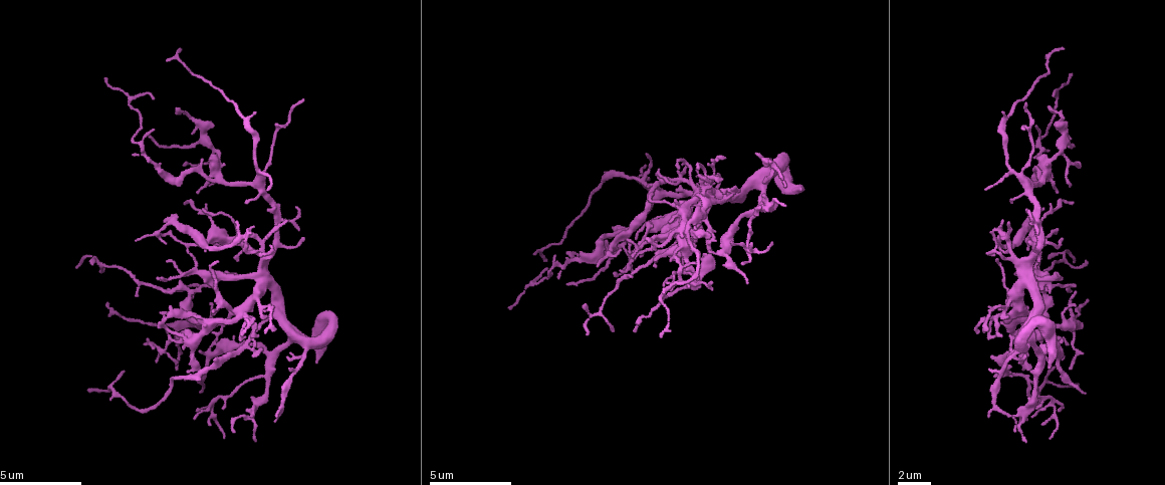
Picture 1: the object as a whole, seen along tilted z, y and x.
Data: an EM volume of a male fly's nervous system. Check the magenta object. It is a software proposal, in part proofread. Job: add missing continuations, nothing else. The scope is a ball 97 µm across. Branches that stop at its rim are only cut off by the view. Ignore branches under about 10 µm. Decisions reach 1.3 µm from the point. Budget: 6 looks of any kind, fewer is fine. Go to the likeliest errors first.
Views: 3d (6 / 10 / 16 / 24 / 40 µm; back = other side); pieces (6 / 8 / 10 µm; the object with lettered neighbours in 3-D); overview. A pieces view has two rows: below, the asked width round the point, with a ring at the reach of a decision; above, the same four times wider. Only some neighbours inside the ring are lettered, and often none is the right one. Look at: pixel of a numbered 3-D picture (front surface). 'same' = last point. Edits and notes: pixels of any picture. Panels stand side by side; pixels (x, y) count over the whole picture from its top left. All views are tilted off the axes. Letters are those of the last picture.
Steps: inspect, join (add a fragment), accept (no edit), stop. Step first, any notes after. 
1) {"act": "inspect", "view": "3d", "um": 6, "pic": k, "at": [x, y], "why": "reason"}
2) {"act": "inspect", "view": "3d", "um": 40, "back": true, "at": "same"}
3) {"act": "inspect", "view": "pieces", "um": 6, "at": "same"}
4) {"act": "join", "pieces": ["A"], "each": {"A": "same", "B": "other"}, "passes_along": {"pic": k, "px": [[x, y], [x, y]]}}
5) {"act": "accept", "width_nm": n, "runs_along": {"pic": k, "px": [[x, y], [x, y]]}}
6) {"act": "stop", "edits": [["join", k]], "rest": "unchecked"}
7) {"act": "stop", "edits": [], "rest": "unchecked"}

{"act": "inspect", "view": "pieces", "um": 8, "pic": 1, "at": [145, 344], "why": "an open end"}

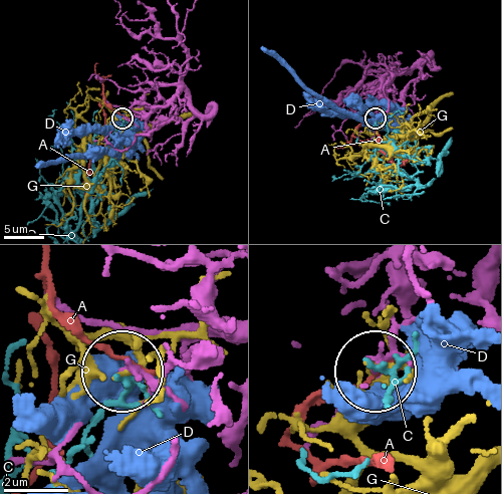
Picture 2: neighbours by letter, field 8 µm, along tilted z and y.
{"act": "accept", "each": {"A": "other", "C": "other", "D": "other", "G": "other"}, "found": "no lettered fragment goes on from it"}

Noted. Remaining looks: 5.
{"act": "inspect", "view": "pieces", "um": 8, "pic": 1, "at": [569, 256], "why": "free end"}

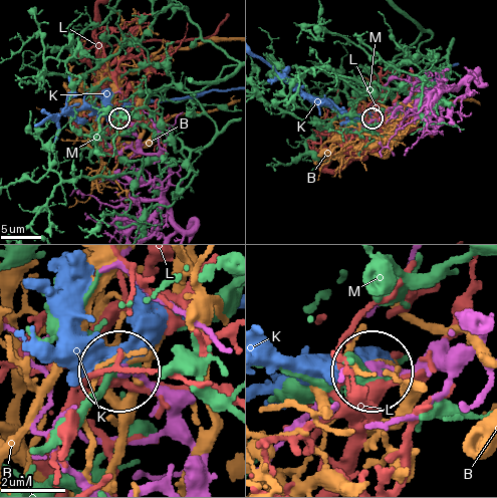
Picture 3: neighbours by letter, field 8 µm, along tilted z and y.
{"act": "accept", "each": {"B": "other", "K": "other", "L": "other", "M": "other"}, "runs_along": {"pic": 3, "px": [[209, 479], [175, 413], [119, 374]]}, "found": "no lettered fragment goes on from it"}

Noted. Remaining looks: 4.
{"act": "inspect", "view": "pieces", "um": 10, "pic": 1, "at": [612, 328]}

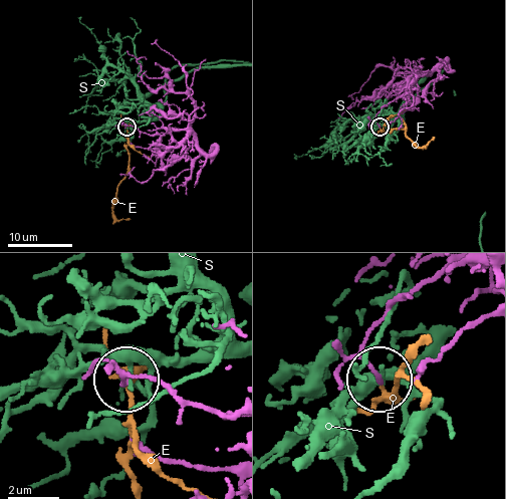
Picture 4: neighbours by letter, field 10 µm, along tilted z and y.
{"act": "accept", "each": {"E": "other", "S": "other"}, "found": "no lettered fragment goes on from it"}

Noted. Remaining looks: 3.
{"act": "stop", "edits": [], "rest": "unchecked"}

